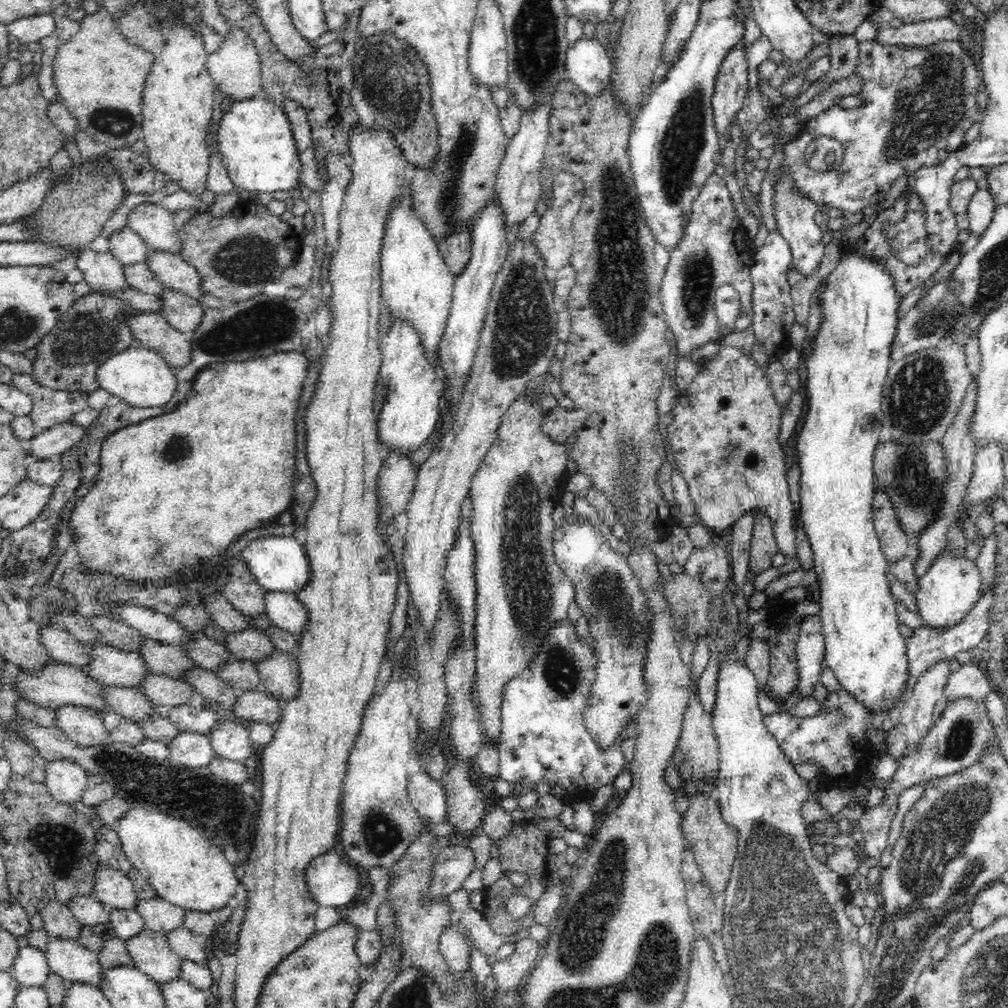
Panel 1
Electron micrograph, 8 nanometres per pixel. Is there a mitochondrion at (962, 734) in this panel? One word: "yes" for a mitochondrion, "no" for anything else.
yes

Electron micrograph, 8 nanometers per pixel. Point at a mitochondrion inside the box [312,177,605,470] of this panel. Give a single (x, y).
(522, 332)

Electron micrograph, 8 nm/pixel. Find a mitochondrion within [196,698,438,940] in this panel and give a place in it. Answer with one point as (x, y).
(382, 835)

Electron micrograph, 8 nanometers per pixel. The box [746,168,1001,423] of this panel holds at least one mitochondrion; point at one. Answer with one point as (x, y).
(928, 324)

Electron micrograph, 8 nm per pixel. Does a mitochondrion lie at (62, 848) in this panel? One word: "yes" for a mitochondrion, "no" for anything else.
yes

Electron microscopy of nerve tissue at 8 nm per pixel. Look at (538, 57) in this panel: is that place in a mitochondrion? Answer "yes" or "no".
yes

